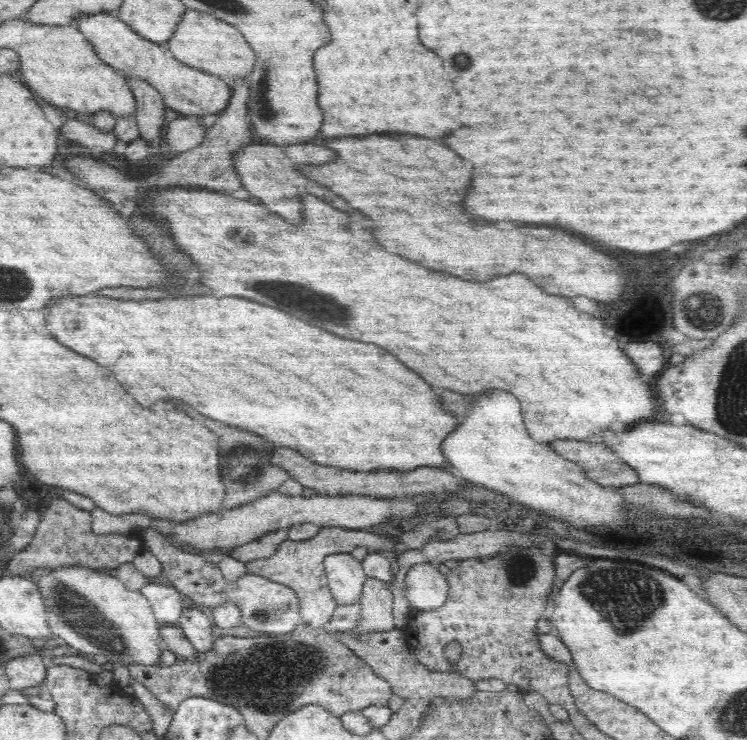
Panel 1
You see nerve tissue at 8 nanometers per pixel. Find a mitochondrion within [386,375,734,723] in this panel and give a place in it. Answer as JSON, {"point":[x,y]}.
{"point":[626,598]}

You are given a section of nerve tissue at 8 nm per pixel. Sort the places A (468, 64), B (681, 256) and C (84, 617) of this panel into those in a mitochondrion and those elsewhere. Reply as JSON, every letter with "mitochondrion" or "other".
{"A":"mitochondrion","B":"other","C":"mitochondrion"}

